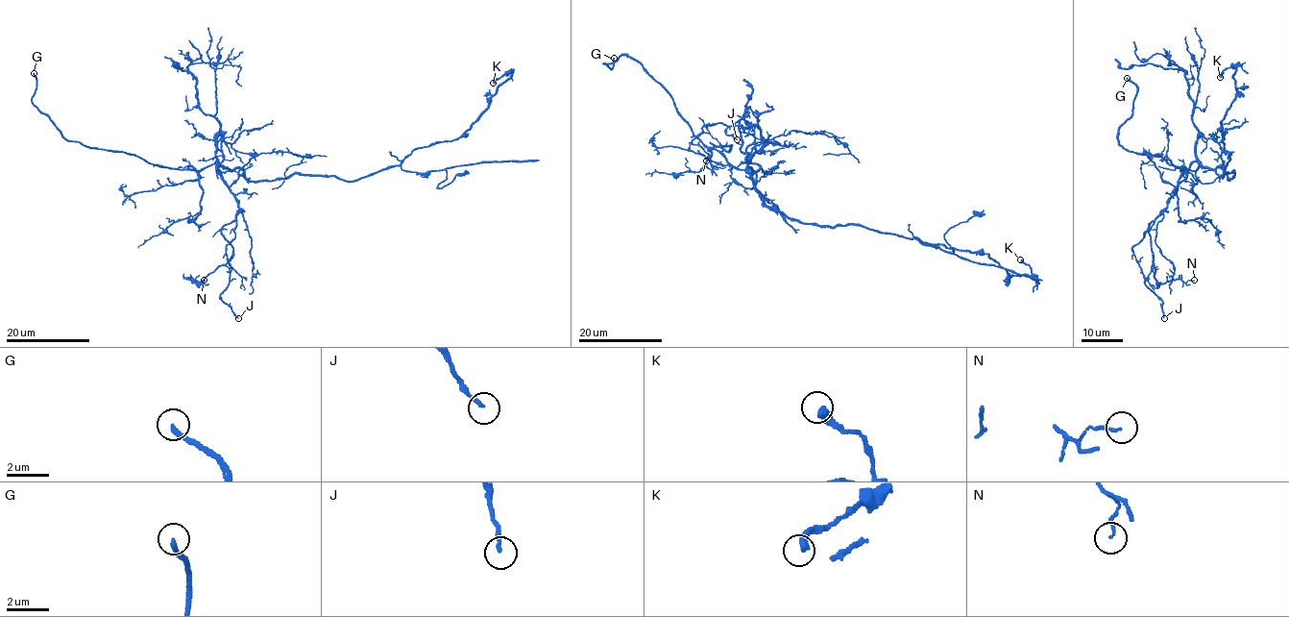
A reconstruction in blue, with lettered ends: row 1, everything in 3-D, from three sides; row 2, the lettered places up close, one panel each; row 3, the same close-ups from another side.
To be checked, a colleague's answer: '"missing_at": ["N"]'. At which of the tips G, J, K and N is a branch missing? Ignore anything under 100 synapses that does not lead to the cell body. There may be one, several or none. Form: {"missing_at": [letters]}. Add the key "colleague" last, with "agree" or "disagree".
{"missing_at": ["G"], "colleague": "disagree"}

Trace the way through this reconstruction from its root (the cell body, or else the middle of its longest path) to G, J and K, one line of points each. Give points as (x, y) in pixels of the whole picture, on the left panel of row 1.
G: (262, 181), (215, 163), (199, 170), (158, 166), (68, 140), (32, 102), (34, 73)
J: (262, 181), (215, 161), (239, 209), (226, 246), (229, 283), (220, 295), (238, 318)
K: (262, 181), (302, 173), (353, 182), (399, 165), (418, 148), (459, 138), (486, 110), (511, 73), (493, 83)

